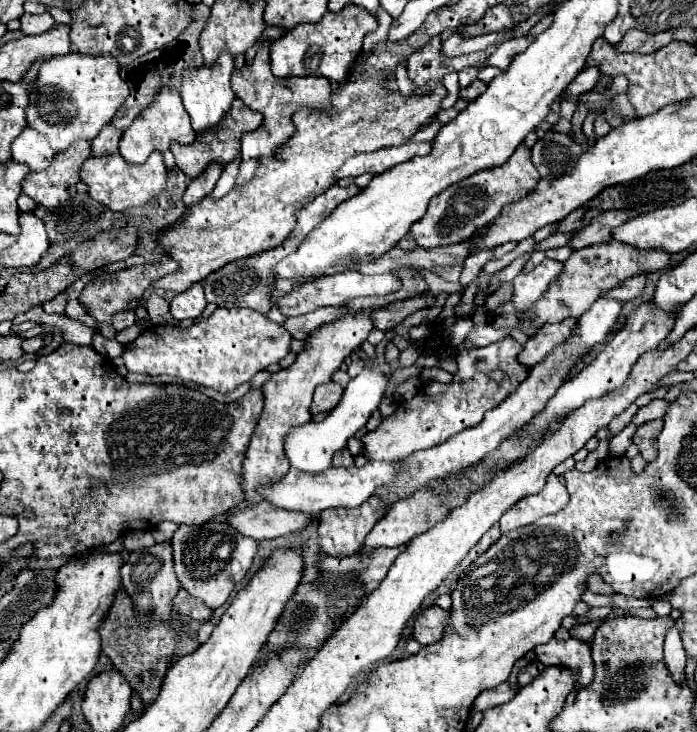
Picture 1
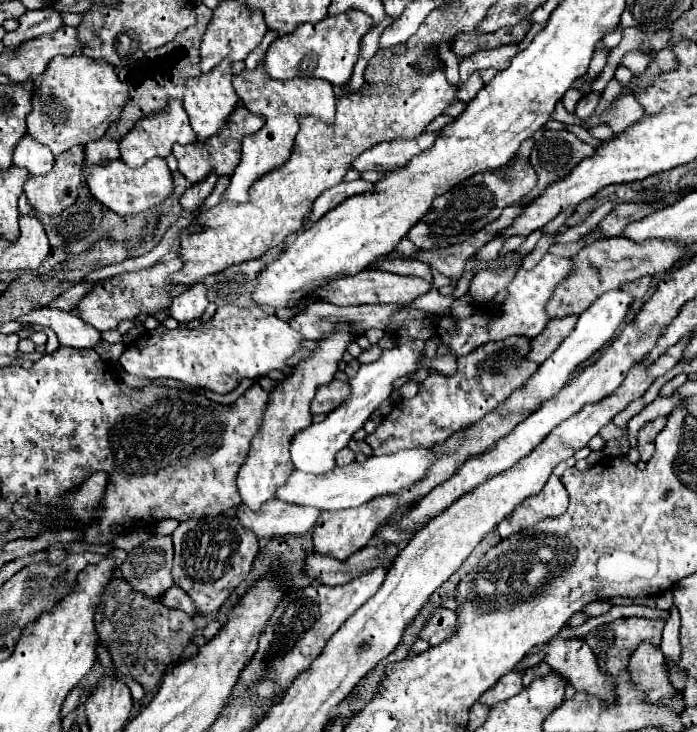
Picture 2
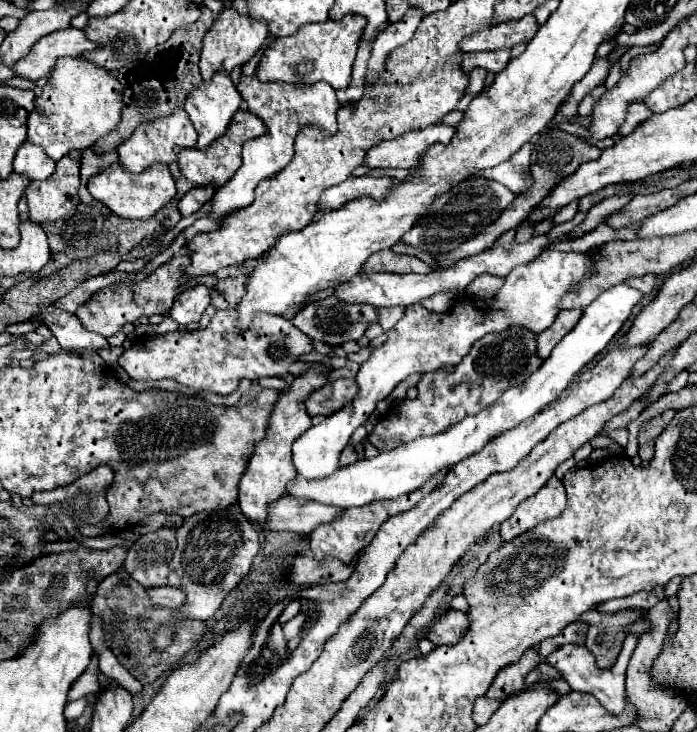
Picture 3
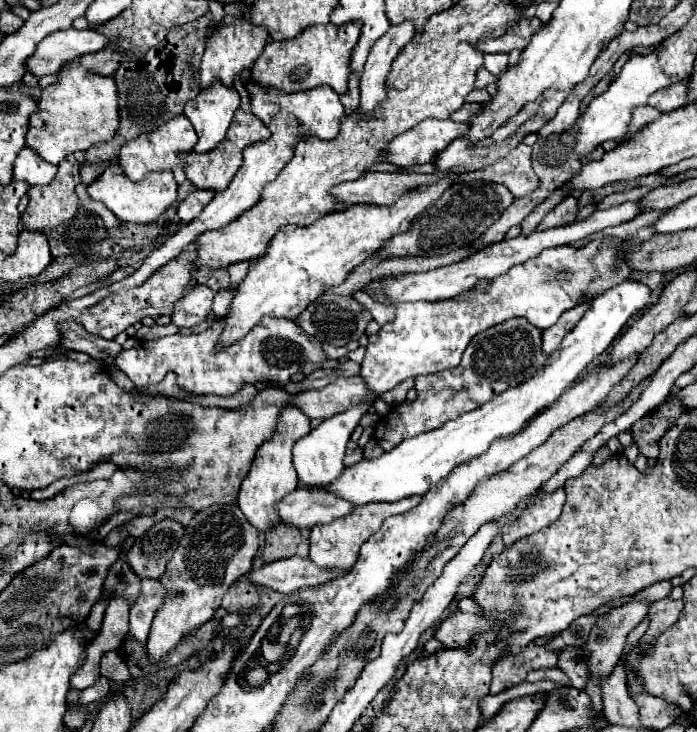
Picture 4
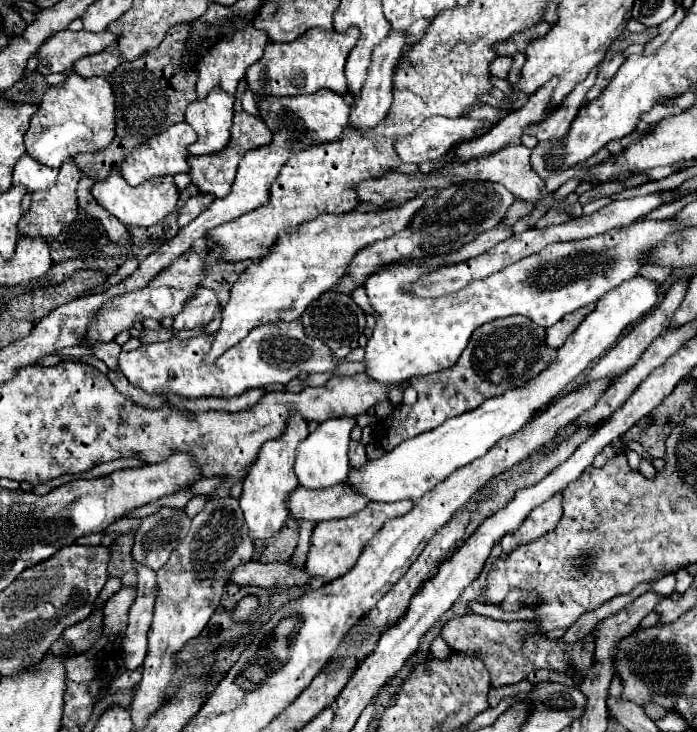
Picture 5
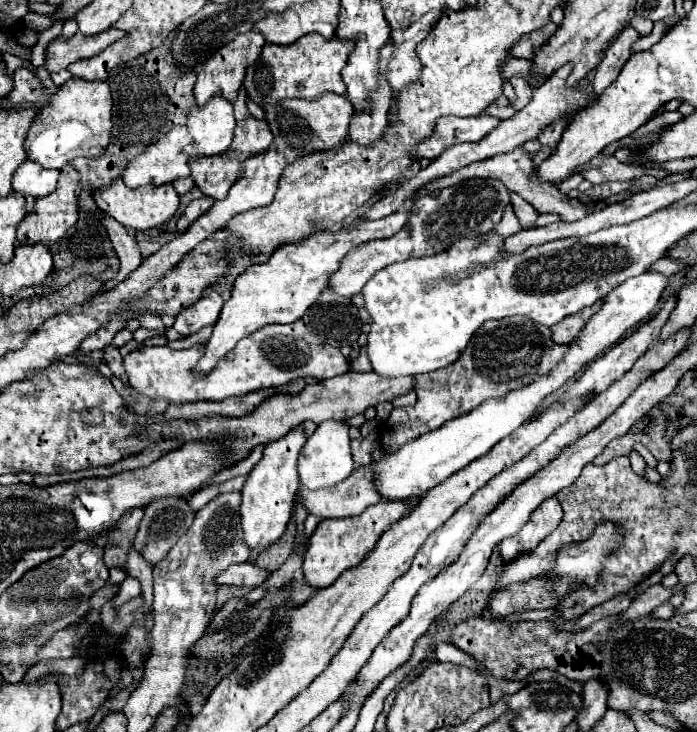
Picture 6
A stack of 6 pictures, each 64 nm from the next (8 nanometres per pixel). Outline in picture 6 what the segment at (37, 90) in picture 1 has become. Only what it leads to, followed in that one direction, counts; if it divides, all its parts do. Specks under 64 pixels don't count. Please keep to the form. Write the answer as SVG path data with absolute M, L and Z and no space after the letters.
M70 78L66 84L58 88L58 92L52 94L50 102L38 110L26 136L26 154L30 160L42 164L44 168L60 170L64 164L70 164L78 156L98 158L100 154L104 154L106 146L110 144L110 134L112 134L112 96L108 84L102 80L88 82L82 78Z

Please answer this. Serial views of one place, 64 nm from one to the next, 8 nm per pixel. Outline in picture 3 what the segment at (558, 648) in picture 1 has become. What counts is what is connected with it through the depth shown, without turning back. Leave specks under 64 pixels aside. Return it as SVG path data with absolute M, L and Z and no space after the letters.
M628 636L624 640L624 646L622 646L622 652L616 660L616 664L610 668L610 670L600 670L596 666L596 658L592 656L592 652L586 648L586 646L580 646L580 644L564 644L560 648L556 648L548 658L546 662L556 666L556 670L562 674L562 678L570 684L572 690L576 692L588 692L592 696L596 696L600 700L600 704L608 710L608 712L614 712L614 714L620 714L626 706L626 700L624 700L624 670L628 666L628 660L632 656L632 650L636 648L636 642L638 638L636 636Z

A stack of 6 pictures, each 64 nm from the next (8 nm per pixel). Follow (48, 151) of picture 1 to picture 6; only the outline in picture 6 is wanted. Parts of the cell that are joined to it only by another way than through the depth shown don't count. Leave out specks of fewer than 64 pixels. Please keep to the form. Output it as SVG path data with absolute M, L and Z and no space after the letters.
M26 160L24 164L20 164L20 168L16 168L12 178L12 188L16 192L40 198L56 190L58 176L60 176L60 170L48 170L32 160Z

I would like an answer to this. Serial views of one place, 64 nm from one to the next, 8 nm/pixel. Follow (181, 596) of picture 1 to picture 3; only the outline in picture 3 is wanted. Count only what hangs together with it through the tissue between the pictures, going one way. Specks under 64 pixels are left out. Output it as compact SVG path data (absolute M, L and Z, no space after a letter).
M162 586L158 590L148 590L150 598L154 604L168 606L168 608L182 608L186 604L186 594L180 588L172 586Z

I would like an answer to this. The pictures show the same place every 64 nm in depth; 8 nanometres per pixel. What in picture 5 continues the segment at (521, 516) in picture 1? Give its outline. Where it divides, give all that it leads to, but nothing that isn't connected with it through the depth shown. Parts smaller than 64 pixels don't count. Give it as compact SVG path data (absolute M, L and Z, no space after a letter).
M554 494L548 502L536 506L536 510L532 510L526 518L526 522L522 522L522 526L518 526L518 530L506 534L500 544L504 554L510 554L516 546L524 544L524 542L532 542L540 536L544 536L548 530L552 530L552 526L556 526L556 522L562 518L562 494Z

